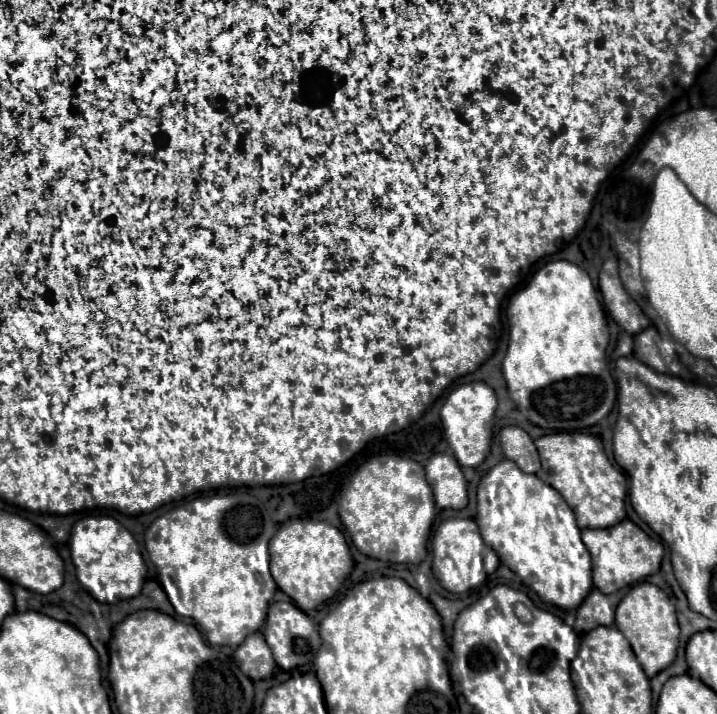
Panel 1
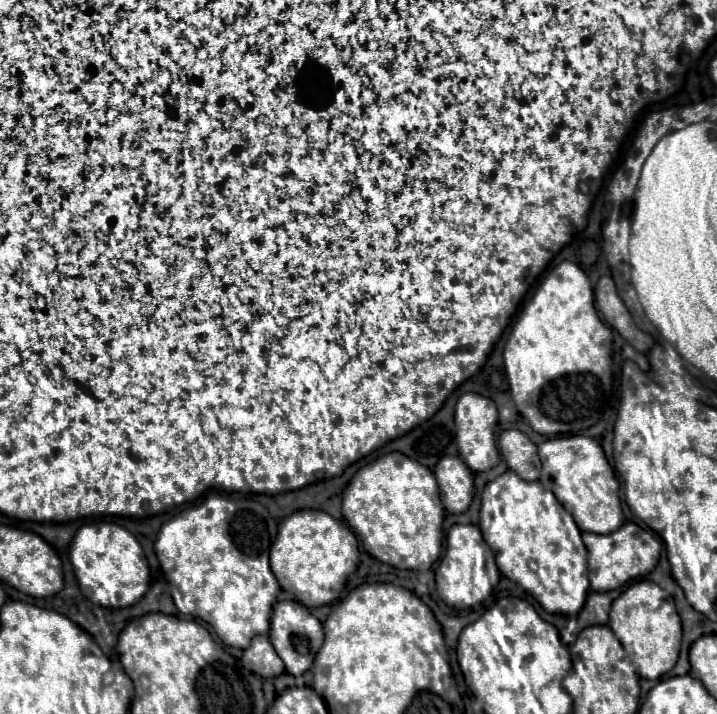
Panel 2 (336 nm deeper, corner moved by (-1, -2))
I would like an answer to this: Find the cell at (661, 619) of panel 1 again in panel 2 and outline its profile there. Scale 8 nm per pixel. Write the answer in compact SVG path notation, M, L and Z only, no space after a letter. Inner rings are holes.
M641 579L629 585L611 605L609 627L621 641L627 657L633 661L641 677L659 679L675 667L681 645L681 619L677 615L673 597L657 583Z

